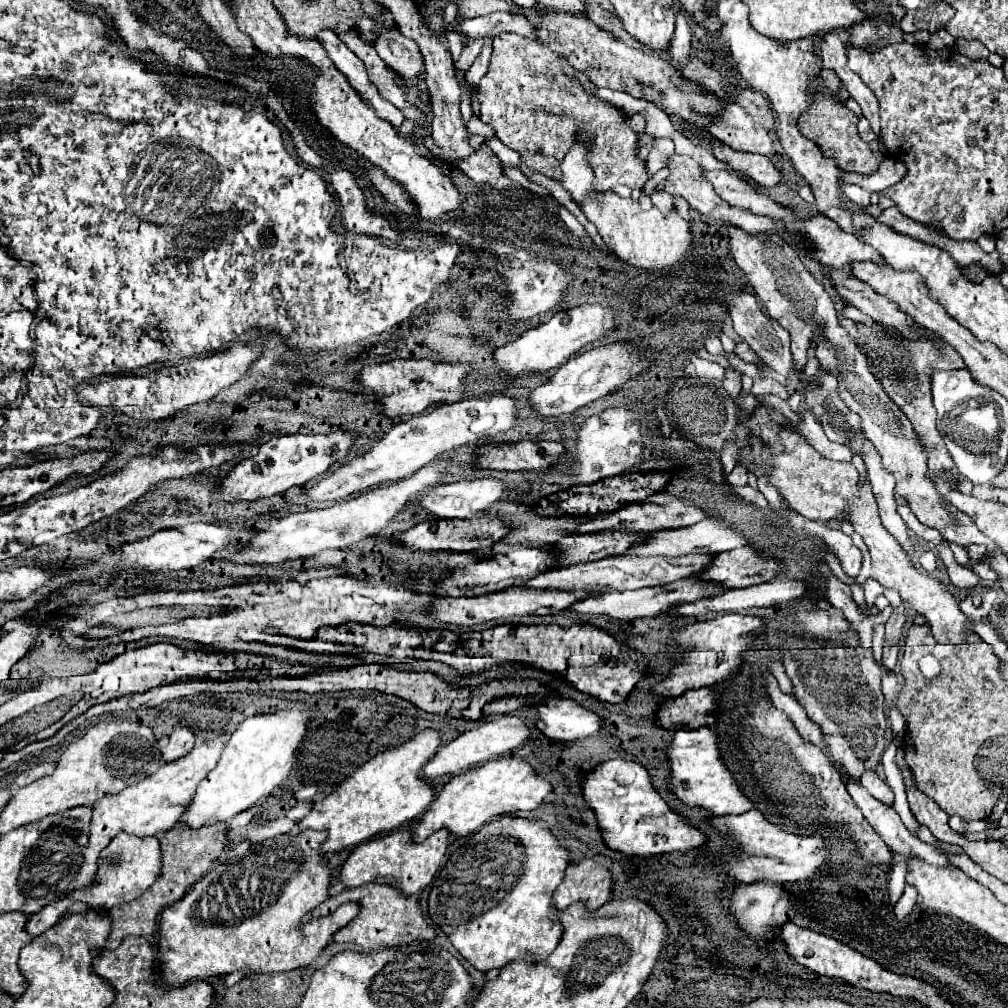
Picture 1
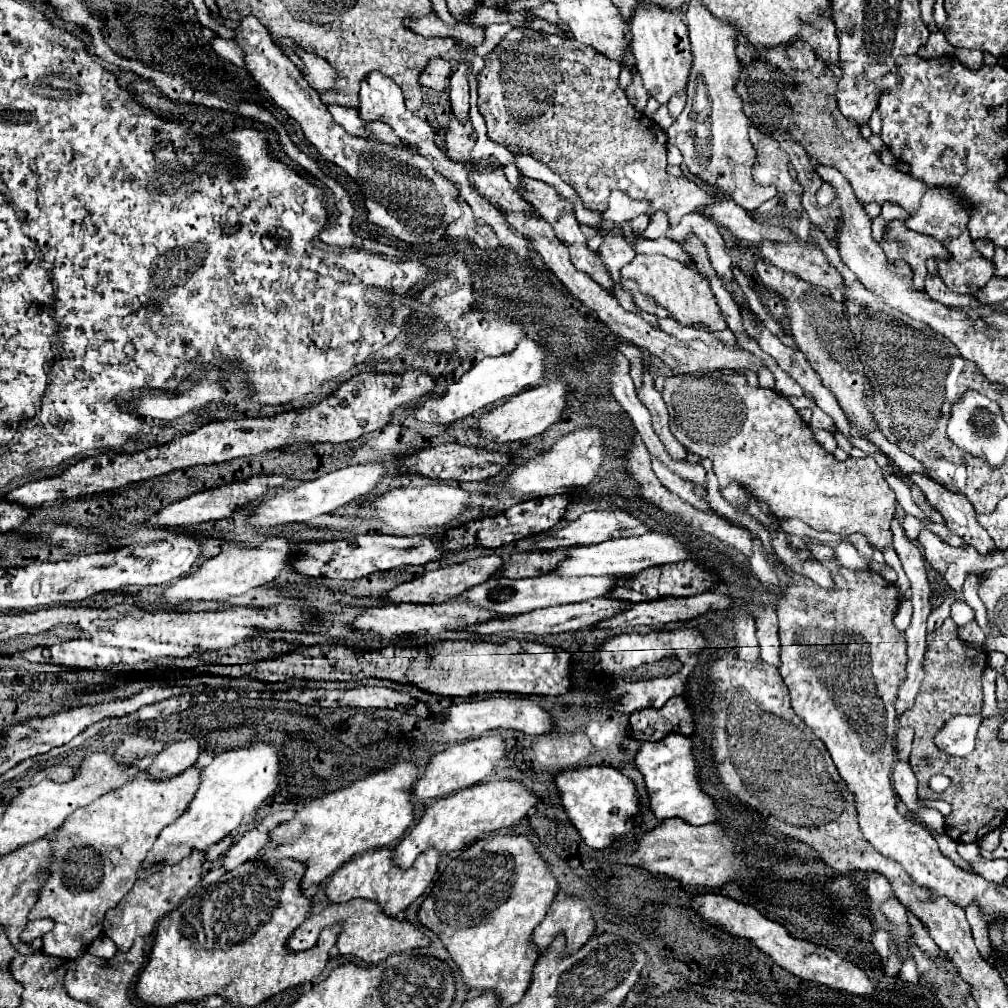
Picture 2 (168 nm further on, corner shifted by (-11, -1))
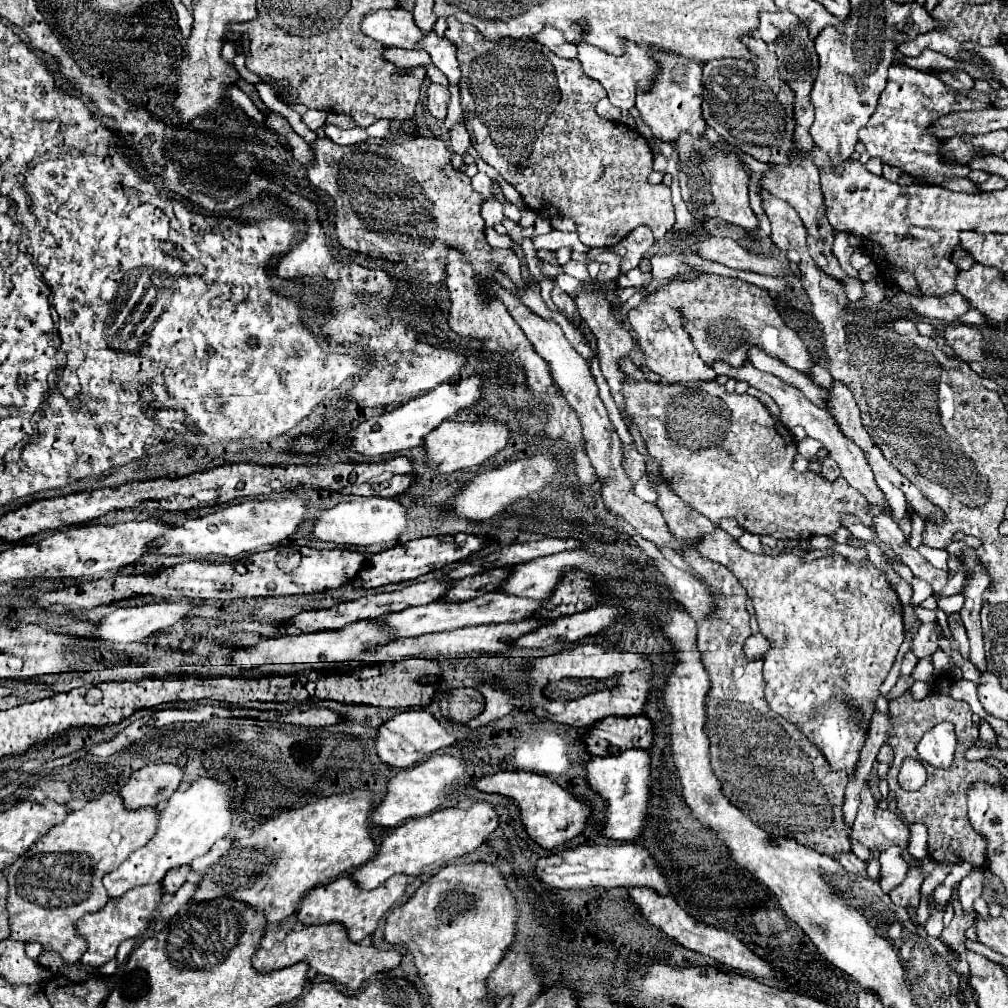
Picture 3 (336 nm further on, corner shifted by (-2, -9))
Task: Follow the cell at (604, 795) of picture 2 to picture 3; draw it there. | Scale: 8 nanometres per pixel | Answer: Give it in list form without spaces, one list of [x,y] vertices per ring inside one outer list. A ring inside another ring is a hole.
[[[500,771],[494,775],[472,779],[470,787],[478,789],[482,793],[496,793],[496,795],[510,799],[514,803],[514,807],[518,807],[518,811],[520,811],[518,821],[526,829],[528,837],[534,843],[538,843],[542,849],[546,847],[548,851],[556,849],[556,847],[564,845],[566,841],[574,839],[576,835],[580,835],[584,831],[588,815],[590,815],[590,809],[568,789],[560,787],[558,783],[552,783],[548,777],[526,773],[526,771]]]

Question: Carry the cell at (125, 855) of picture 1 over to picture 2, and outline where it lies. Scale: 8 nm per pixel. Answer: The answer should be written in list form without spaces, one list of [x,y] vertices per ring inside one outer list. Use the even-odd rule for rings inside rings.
[[[49,917],[29,921],[27,927],[25,927],[25,931],[21,933],[21,941],[23,941],[23,943],[29,943],[29,941],[33,941],[35,937],[43,937],[43,935],[49,933],[53,927],[55,927],[55,921],[49,919]]]

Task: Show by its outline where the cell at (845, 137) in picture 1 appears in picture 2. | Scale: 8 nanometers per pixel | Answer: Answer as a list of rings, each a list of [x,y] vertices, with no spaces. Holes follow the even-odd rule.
[[[803,39],[791,41],[791,45],[781,45],[779,49],[765,51],[751,67],[743,67],[743,81],[739,83],[739,95],[743,97],[747,117],[751,119],[755,127],[759,127],[763,133],[769,133],[777,141],[787,139],[787,133],[789,133],[793,141],[801,143],[807,149],[815,165],[829,165],[841,171],[845,179],[851,183],[851,187],[855,189],[855,195],[859,197],[859,201],[863,203],[893,201],[901,205],[903,209],[907,209],[911,213],[911,217],[905,221],[909,229],[915,229],[917,233],[927,233],[935,237],[943,247],[951,249],[953,253],[951,261],[943,261],[943,259],[937,261],[937,269],[945,285],[957,293],[977,293],[979,289],[983,289],[995,275],[995,265],[989,259],[985,259],[973,245],[969,245],[969,233],[967,233],[969,213],[959,193],[953,189],[943,189],[943,187],[933,187],[933,189],[925,187],[919,179],[911,177],[909,173],[901,173],[895,167],[883,165],[879,159],[879,153],[867,143],[867,139],[863,139],[861,127],[839,113],[835,103],[835,93],[837,93],[837,77],[831,73],[829,65]]]

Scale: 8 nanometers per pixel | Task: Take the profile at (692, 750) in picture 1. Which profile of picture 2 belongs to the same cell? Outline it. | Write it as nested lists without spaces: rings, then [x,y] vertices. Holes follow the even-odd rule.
[[[673,733],[661,741],[643,743],[643,747],[635,757],[635,765],[645,775],[645,783],[649,789],[649,803],[657,819],[681,817],[691,825],[707,825],[721,817],[717,801],[701,787],[695,747],[691,737]]]

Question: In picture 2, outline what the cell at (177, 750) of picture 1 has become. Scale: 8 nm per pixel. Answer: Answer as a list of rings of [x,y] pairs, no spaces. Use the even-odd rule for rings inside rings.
[[[185,739],[185,741],[177,741],[173,745],[169,745],[165,751],[161,751],[149,771],[155,779],[167,779],[171,775],[179,775],[183,773],[187,767],[195,765],[199,755],[199,743],[197,739]]]

